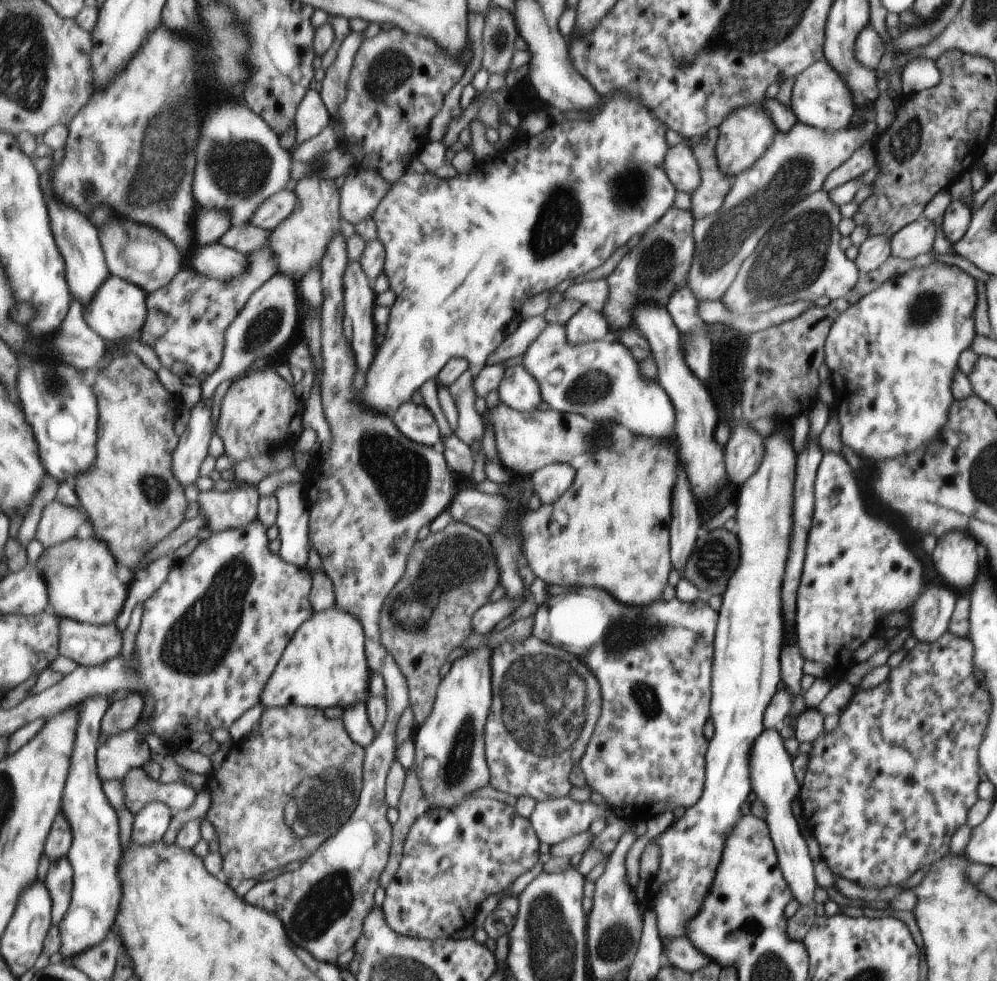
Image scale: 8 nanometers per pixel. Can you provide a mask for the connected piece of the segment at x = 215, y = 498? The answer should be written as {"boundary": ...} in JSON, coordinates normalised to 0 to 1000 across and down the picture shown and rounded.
{"boundary":[[[238,490],[238,497],[230,502],[199,501],[198,525],[208,528],[208,539],[213,543],[230,538],[246,538],[265,526],[261,522],[262,506],[256,493]]]}

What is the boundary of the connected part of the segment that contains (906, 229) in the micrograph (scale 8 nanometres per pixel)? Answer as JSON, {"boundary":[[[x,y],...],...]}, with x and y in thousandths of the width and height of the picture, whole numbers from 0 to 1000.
{"boundary":[[[924,220],[920,224],[904,231],[894,242],[894,260],[906,265],[912,265],[931,258],[938,245],[938,228],[932,226],[930,222]]]}

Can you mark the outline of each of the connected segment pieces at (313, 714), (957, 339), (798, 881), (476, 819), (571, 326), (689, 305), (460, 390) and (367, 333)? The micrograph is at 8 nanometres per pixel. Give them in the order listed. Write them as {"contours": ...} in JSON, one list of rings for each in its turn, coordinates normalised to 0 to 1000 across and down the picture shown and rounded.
{"contours":[[[[293,719],[290,721],[272,721],[267,722],[264,726],[263,733],[259,738],[258,750],[246,752],[242,756],[233,756],[230,762],[230,773],[226,779],[216,787],[216,784],[207,792],[207,803],[211,807],[211,823],[208,827],[207,834],[216,841],[218,846],[218,855],[220,860],[220,870],[224,877],[224,891],[231,899],[238,900],[242,897],[252,897],[252,894],[284,885],[296,877],[306,877],[314,873],[320,862],[327,856],[330,856],[348,840],[350,831],[357,824],[360,818],[360,809],[364,803],[364,765],[362,760],[355,756],[350,750],[349,742],[346,735],[342,732],[328,732],[324,722],[312,722]]],[[[936,267],[889,285],[835,328],[827,344],[826,369],[836,397],[835,414],[842,428],[842,444],[848,457],[854,457],[866,469],[882,471],[914,463],[942,446],[944,436],[950,434],[952,414],[958,410],[955,387],[960,363],[972,356],[978,345],[976,325],[982,307],[983,292],[976,282],[958,270]]],[[[766,742],[754,759],[754,808],[767,824],[765,836],[769,838],[774,859],[779,864],[782,888],[786,889],[787,897],[790,898],[795,909],[795,917],[801,922],[800,924],[809,924],[809,922],[815,920],[815,907],[819,905],[817,886],[815,876],[810,872],[809,858],[802,849],[803,846],[801,846],[791,823],[793,815],[799,813],[802,801],[793,784],[794,772],[789,769],[784,754],[779,743]]],[[[469,812],[456,823],[430,824],[430,828],[417,835],[409,847],[400,887],[385,905],[382,924],[385,938],[394,950],[404,955],[417,955],[418,958],[450,955],[454,948],[472,943],[476,928],[488,913],[511,903],[539,879],[542,860],[539,860],[533,841],[531,835],[525,838],[525,834],[517,830],[515,822],[492,813]]],[[[584,310],[574,316],[566,330],[569,347],[572,351],[603,347],[610,344],[609,328],[602,316],[593,316],[590,311]]],[[[687,292],[681,294],[670,304],[667,314],[677,330],[680,339],[689,347],[686,370],[701,389],[709,389],[711,385],[711,363],[716,358],[711,351],[711,340],[703,324],[699,322],[699,308],[693,297]]],[[[467,377],[449,393],[449,398],[458,420],[458,434],[456,434],[455,443],[470,457],[476,450],[481,451],[482,457],[485,434],[480,419],[480,411],[475,403],[474,388],[471,378]]],[[[352,265],[346,275],[344,300],[346,322],[354,338],[352,355],[356,359],[358,375],[368,377],[376,363],[374,328],[372,328],[372,314],[374,314],[376,302],[374,302],[373,288],[364,279],[360,265]]]]}

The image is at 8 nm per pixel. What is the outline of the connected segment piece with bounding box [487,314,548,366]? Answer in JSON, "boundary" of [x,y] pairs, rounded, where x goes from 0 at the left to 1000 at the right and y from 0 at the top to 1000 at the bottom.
{"boundary":[[[544,320],[538,323],[524,324],[515,339],[508,343],[502,353],[489,364],[488,371],[490,373],[504,372],[511,365],[524,363],[527,355],[539,345],[539,340],[543,340],[543,336],[549,330],[550,328]]]}

